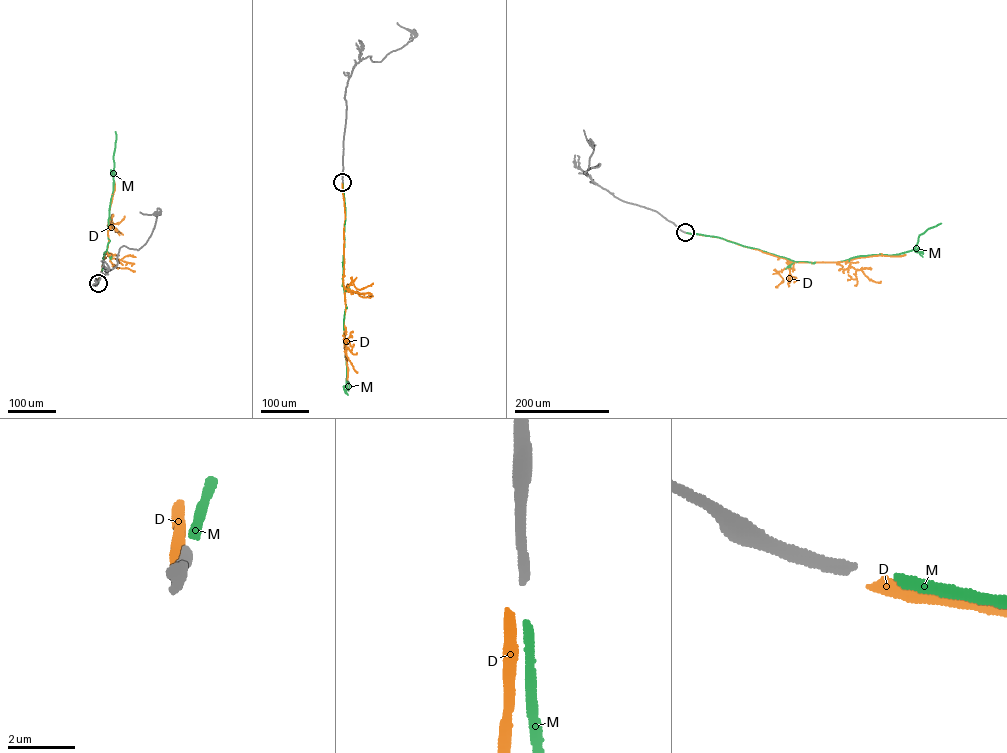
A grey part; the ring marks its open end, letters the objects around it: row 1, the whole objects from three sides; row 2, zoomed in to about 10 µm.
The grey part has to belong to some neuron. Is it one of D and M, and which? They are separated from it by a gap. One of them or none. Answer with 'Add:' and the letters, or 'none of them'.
Add: M

